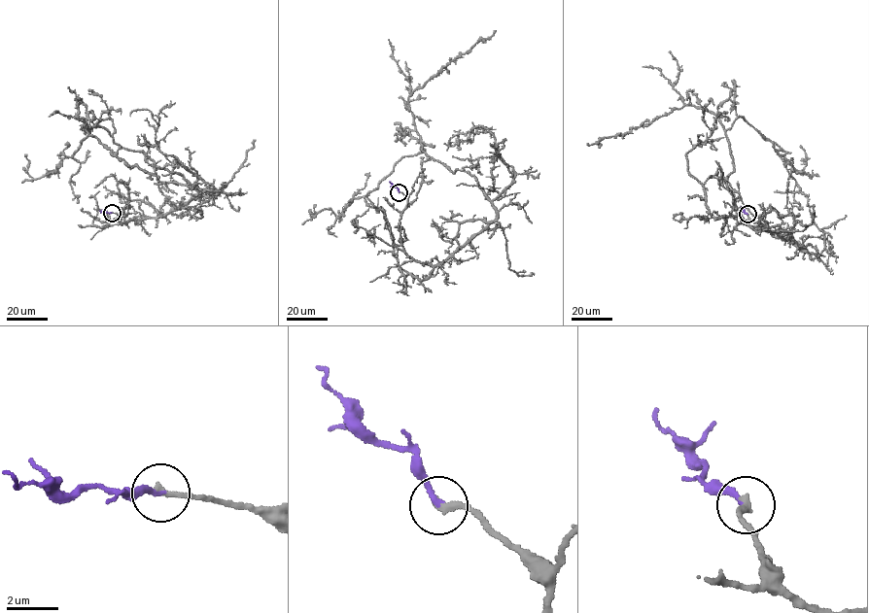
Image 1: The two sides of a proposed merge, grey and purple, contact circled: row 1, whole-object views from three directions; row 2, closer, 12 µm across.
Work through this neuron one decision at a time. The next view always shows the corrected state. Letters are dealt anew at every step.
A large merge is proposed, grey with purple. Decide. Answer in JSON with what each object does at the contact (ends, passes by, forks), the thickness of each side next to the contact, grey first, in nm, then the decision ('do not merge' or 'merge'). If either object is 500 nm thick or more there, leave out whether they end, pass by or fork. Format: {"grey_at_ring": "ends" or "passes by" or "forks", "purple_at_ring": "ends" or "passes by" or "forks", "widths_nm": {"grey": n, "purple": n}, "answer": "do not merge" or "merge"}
{"grey_at_ring": "ends", "purple_at_ring": "ends", "widths_nm": {"grey": 280, "purple": 200}, "answer": "merge"}

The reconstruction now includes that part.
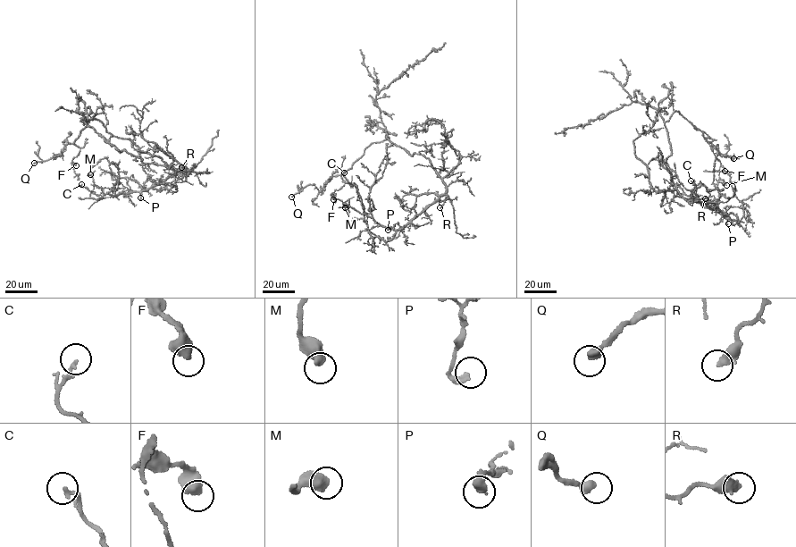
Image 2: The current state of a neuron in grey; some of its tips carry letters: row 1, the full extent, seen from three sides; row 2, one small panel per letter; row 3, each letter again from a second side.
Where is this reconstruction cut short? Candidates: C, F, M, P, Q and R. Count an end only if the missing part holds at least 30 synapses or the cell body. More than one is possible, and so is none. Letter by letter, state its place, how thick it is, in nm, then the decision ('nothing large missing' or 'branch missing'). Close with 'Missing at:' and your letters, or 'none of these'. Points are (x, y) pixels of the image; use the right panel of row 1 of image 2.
C: (691, 180) | 180 nm | nothing large missing
F: (724, 171) | 550 nm | nothing large missing
M: (726, 185) | 550 nm | nothing large missing
P: (728, 223) | 360 nm | nothing large missing
Q: (733, 158) | 380 nm | nothing large missing
R: (705, 198) | 480 nm | nothing large missing
Missing at: none of these

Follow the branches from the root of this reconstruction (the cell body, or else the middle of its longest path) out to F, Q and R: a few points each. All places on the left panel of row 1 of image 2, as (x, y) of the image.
F: (155, 155), (107, 131), (101, 113), (87, 122), (74, 143), (79, 149), (72, 159), (76, 165)
Q: (155, 155), (142, 153), (130, 140), (107, 131), (107, 120), (101, 113), (87, 122), (61, 155), (34, 163)
R: (155, 155), (187, 174), (181, 167)

